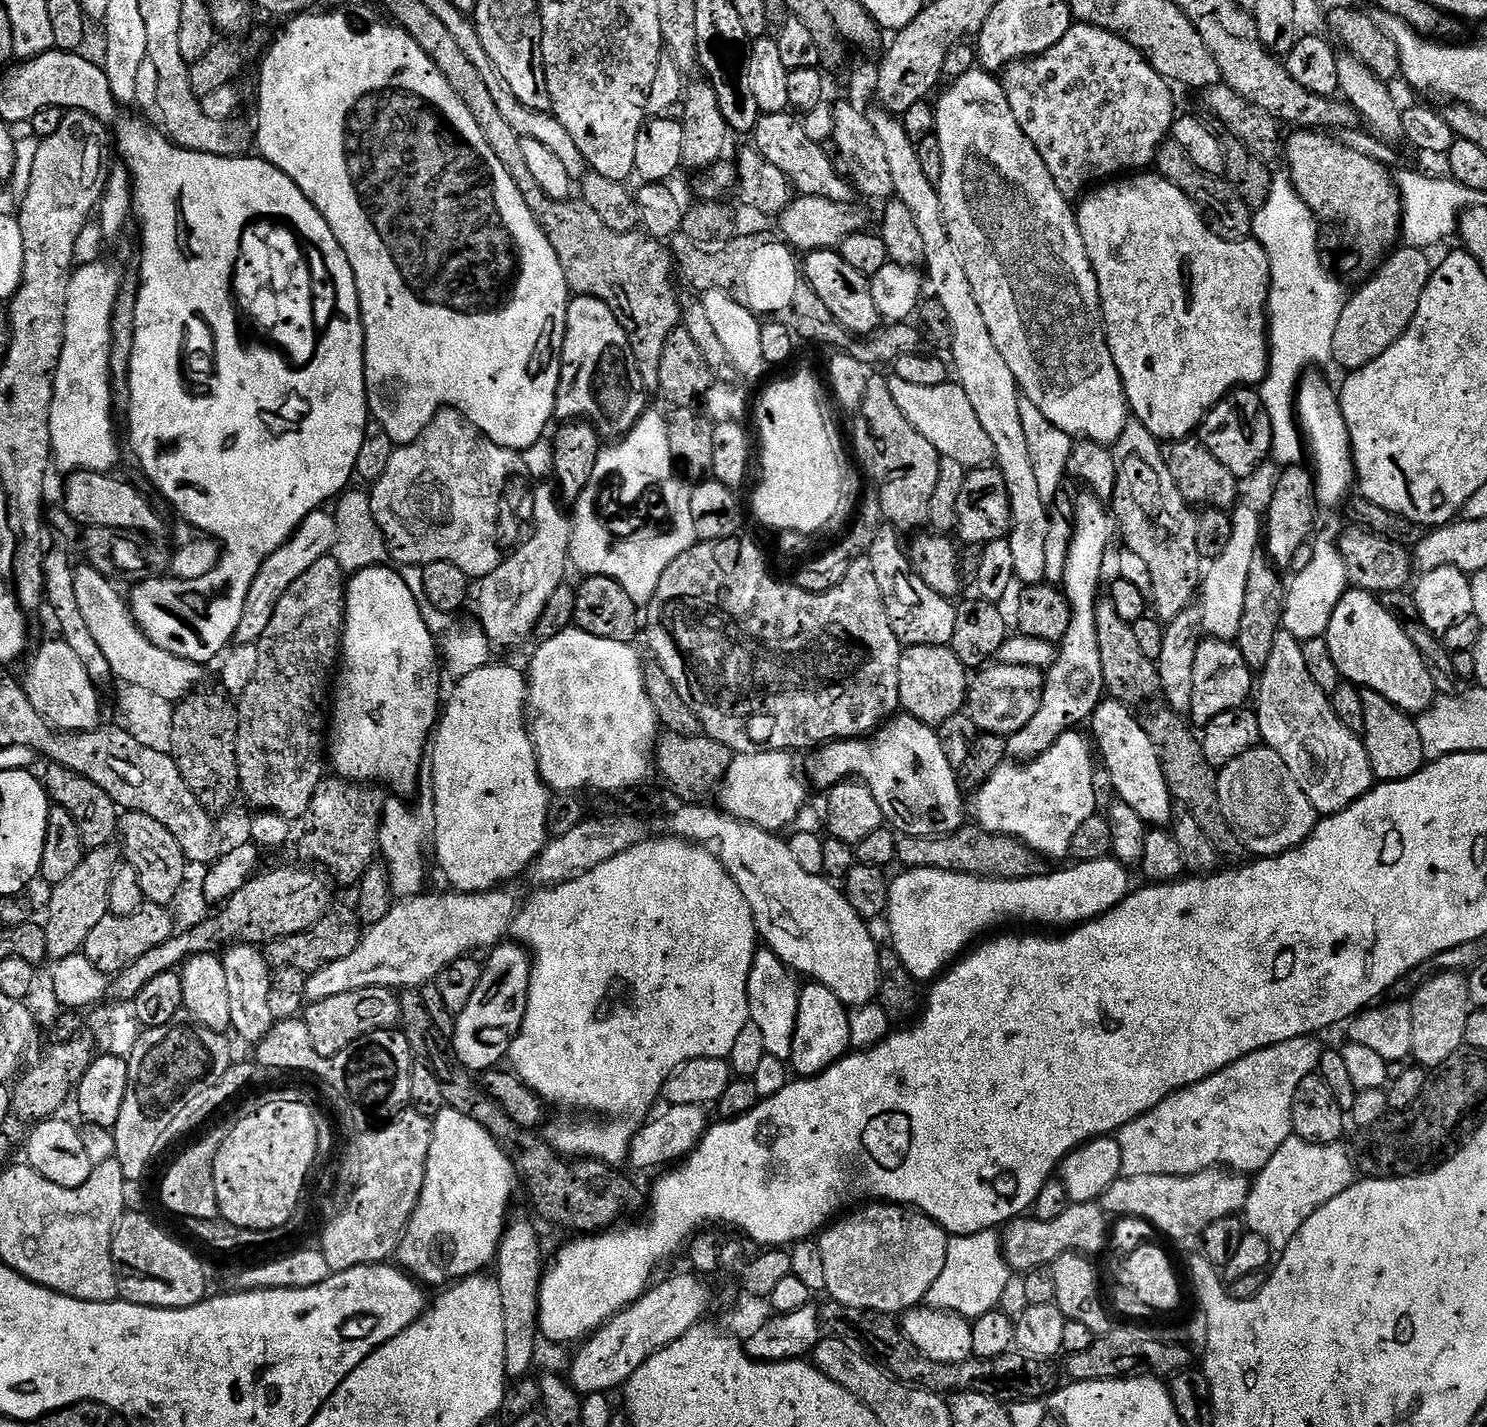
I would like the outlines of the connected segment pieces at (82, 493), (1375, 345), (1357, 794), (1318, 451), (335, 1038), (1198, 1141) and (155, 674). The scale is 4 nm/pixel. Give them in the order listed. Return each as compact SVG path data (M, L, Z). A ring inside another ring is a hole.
M74 472L67 477L68 485L64 488L64 508L68 516L85 529L113 528L119 532L138 532L141 536L160 538L164 532L164 520L156 513L156 508L135 488L124 480L115 480L115 475L102 472Z
M1397 247L1365 279L1369 280L1353 296L1351 293L1345 299L1342 315L1338 318L1338 326L1334 332L1334 364L1344 368L1343 370L1361 368L1374 362L1374 358L1386 354L1386 350L1390 350L1390 346L1394 346L1394 342L1402 338L1418 310L1418 302L1422 302L1422 290L1426 290L1432 276L1434 264L1433 261L1428 261L1428 256L1429 253L1422 248Z
M1283 630L1277 632L1272 643L1270 662L1262 669L1261 676L1264 677L1261 680L1259 677L1258 680L1260 739L1267 747L1277 752L1282 762L1286 762L1294 782L1298 782L1302 794L1310 798L1317 813L1333 816L1335 812L1341 812L1358 798L1365 796L1374 786L1374 777L1370 758L1364 749L1364 741L1340 721L1338 714L1334 714L1332 709L1329 693L1321 690L1314 682L1314 678L1310 678L1310 670L1306 670L1306 658L1301 641Z
M1308 374L1301 379L1296 390L1296 414L1303 439L1306 441L1306 452L1316 463L1314 467L1314 483L1316 485L1317 505L1340 504L1347 501L1348 487L1353 487L1356 478L1356 469L1352 466L1352 443L1350 442L1350 430L1346 426L1346 418L1340 409L1340 397L1335 387L1331 388L1320 376Z
M363 988L338 994L338 998L326 998L317 1004L309 1003L302 1019L310 1030L312 1051L331 1058L366 1034L395 1029L400 1022L400 1002L391 988Z
M1299 1036L1293 1040L1287 1040L1281 1044L1275 1044L1269 1048L1258 1050L1249 1056L1243 1056L1238 1062L1234 1062L1230 1066L1226 1066L1218 1074L1214 1074L1210 1078L1206 1078L1202 1082L1198 1082L1189 1088L1178 1090L1174 1094L1170 1094L1158 1106L1154 1106L1146 1114L1142 1114L1137 1120L1132 1120L1125 1128L1121 1128L1115 1133L1114 1139L1121 1146L1122 1162L1121 1170L1126 1176L1193 1176L1195 1172L1207 1172L1208 1169L1219 1166L1224 1170L1231 1170L1237 1174L1255 1174L1266 1166L1266 1162L1270 1162L1270 1158L1278 1150L1278 1146L1282 1146L1282 1142L1293 1139L1292 1131L1292 1099L1294 1098L1294 1090L1298 1090L1298 1086L1306 1077L1313 1075L1317 1071L1320 1063L1320 1053L1322 1045L1319 1039L1312 1036Z
M89 564L79 565L75 573L75 593L82 618L119 683L141 686L174 704L185 699L202 682L205 669L201 665L180 659L150 642L133 619L125 597L123 600L113 581Z

